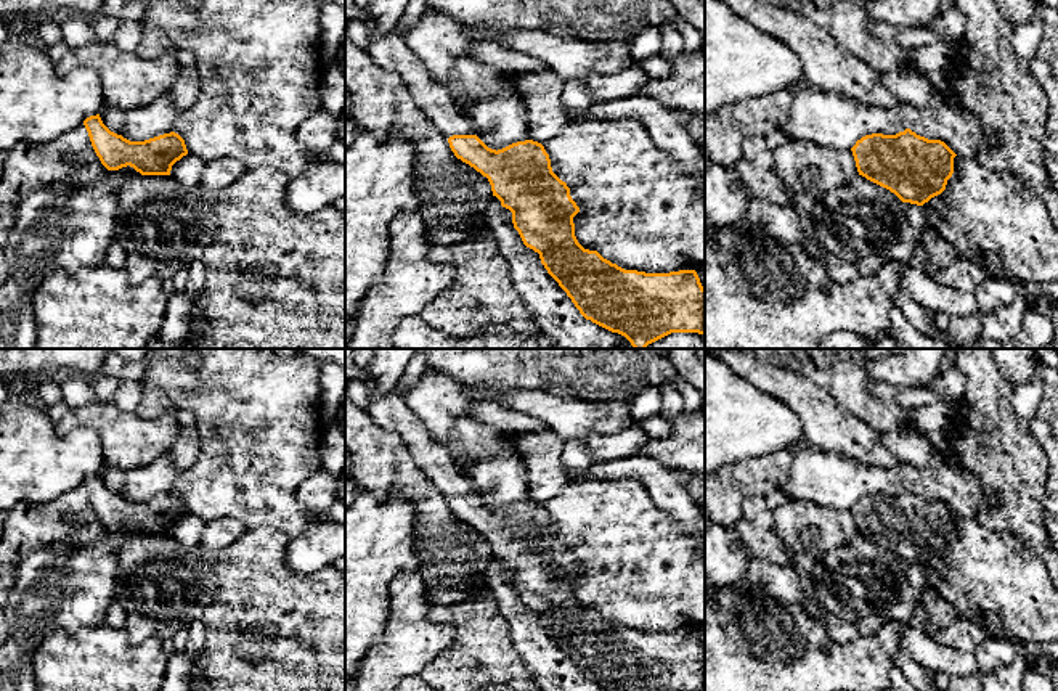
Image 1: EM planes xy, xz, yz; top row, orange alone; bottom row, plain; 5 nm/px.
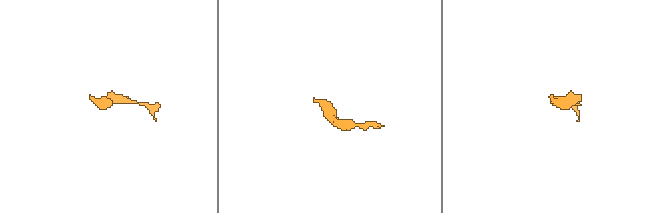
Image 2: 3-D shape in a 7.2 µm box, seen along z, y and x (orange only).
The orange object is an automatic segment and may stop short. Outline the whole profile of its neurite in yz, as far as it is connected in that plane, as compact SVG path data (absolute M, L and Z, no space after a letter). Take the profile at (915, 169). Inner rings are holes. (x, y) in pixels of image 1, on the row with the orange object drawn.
M910 129L896 135L865 135L851 151L859 175L917 206L946 190L957 156L944 141L928 140Z

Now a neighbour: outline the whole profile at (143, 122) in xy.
M162 95L154 103L133 109L103 108L100 117L111 132L130 141L144 141L173 132L178 114L173 100Z

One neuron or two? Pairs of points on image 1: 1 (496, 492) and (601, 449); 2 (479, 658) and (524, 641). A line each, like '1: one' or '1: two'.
1: two
2: two

